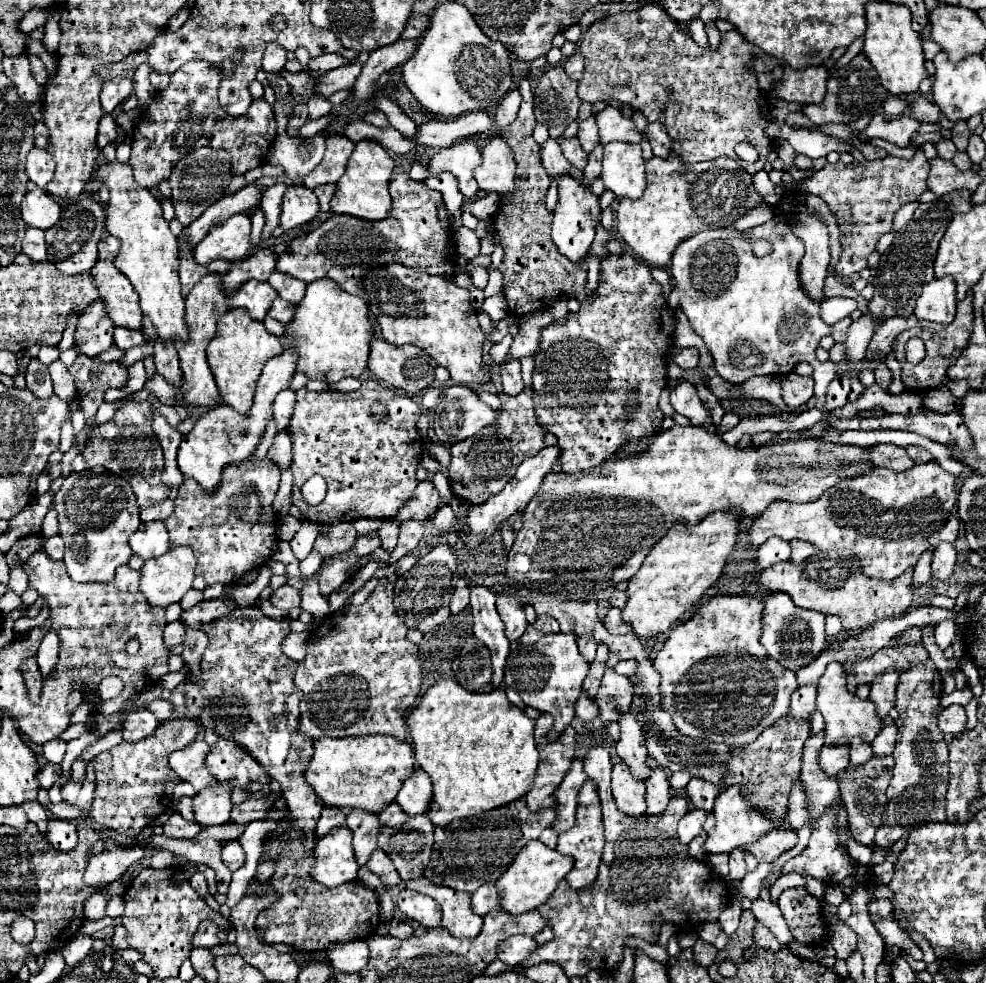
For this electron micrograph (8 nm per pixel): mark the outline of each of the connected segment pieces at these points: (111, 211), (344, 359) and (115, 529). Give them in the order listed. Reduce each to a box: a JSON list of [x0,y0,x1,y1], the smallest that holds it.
[[98,162,188,344],[284,280,374,384],[52,466,142,582]]

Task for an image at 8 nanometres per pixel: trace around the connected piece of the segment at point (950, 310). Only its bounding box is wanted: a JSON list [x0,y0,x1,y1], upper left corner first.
[916,276,956,324]

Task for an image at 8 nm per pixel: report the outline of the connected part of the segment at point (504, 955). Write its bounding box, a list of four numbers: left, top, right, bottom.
[498,936,540,966]

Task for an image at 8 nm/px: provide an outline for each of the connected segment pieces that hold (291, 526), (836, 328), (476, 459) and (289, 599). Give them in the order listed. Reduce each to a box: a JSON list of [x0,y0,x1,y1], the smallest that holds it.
[[278,516,302,542],[830,318,852,342],[448,388,542,504],[270,584,300,612]]

